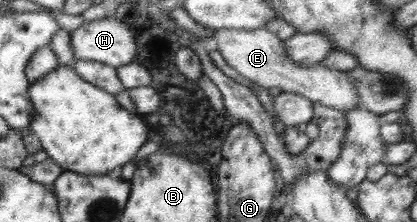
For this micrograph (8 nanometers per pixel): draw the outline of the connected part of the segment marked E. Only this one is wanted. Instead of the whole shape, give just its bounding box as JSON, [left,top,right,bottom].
[210,28,360,111]

